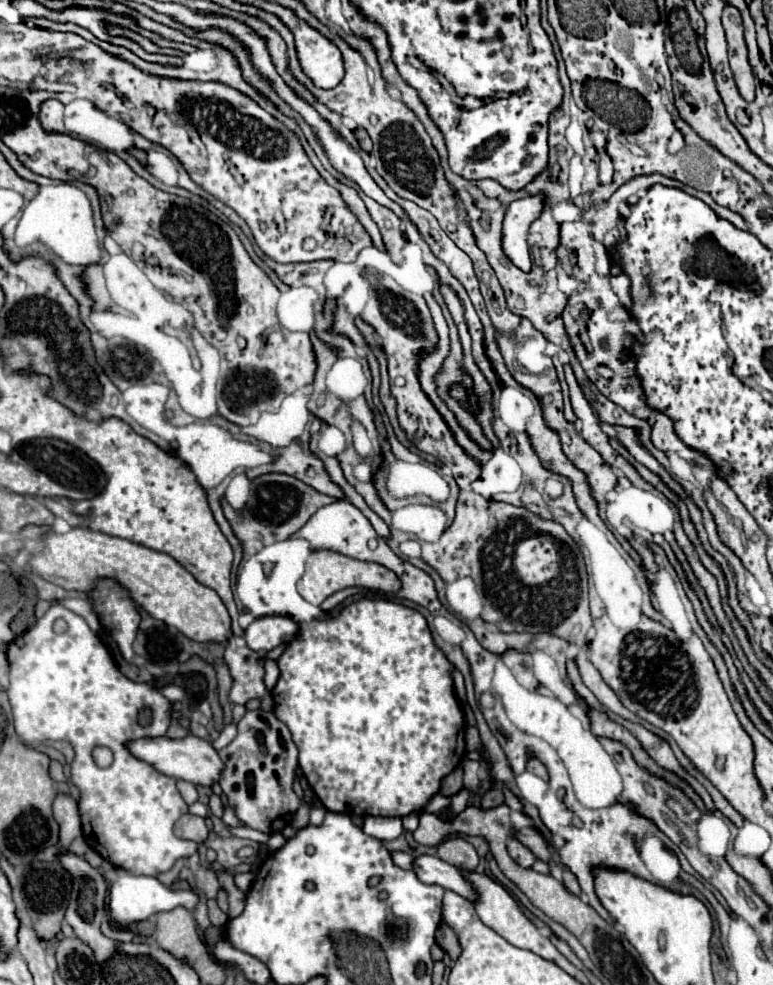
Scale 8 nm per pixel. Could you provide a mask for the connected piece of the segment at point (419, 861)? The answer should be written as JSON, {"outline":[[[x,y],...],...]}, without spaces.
{"outline":[[[432,855],[416,857],[414,873],[418,875],[418,879],[422,883],[432,883],[432,885],[450,889],[450,891],[466,897],[472,903],[476,903],[476,899],[478,899],[478,893],[476,893],[474,885],[466,879],[466,875],[462,871],[458,871],[454,865],[438,859],[438,857],[432,857]]]}

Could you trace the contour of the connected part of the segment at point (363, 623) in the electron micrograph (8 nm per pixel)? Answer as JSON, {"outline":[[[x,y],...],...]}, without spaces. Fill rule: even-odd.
{"outline":[[[360,599],[352,605],[348,605],[338,617],[334,619],[316,619],[314,623],[300,623],[298,637],[288,645],[288,649],[278,659],[280,667],[280,679],[276,687],[272,689],[274,699],[274,715],[290,729],[292,741],[296,743],[300,757],[298,763],[322,801],[322,805],[328,811],[344,813],[344,815],[380,815],[380,817],[406,817],[412,813],[420,813],[426,803],[440,791],[442,779],[460,765],[460,753],[458,753],[458,739],[464,739],[464,713],[458,705],[458,699],[454,695],[454,683],[452,683],[452,667],[442,651],[436,649],[432,635],[428,631],[426,619],[410,607],[384,601],[384,599]]]}

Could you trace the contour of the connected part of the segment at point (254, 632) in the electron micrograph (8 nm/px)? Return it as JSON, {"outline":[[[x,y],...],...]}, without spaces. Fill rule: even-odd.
{"outline":[[[268,615],[248,625],[244,637],[252,651],[268,653],[282,643],[290,643],[298,633],[298,623],[288,615]]]}

